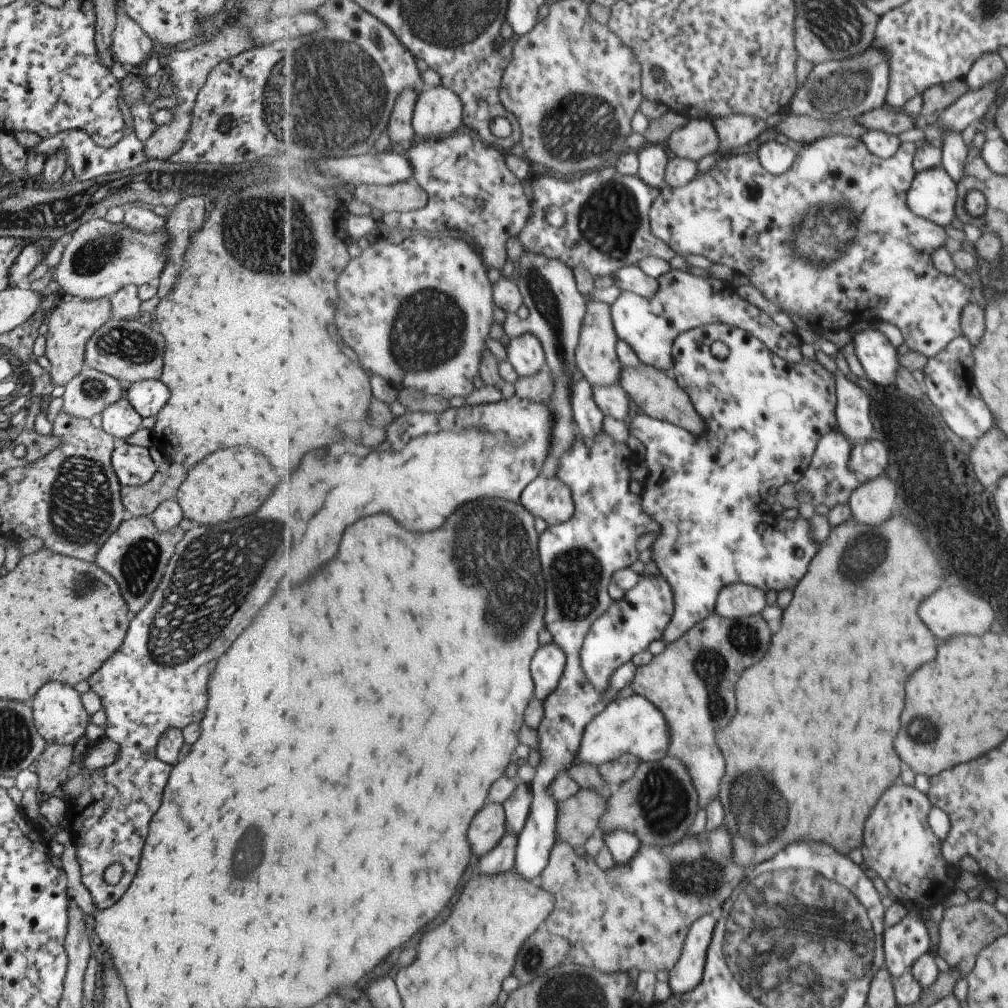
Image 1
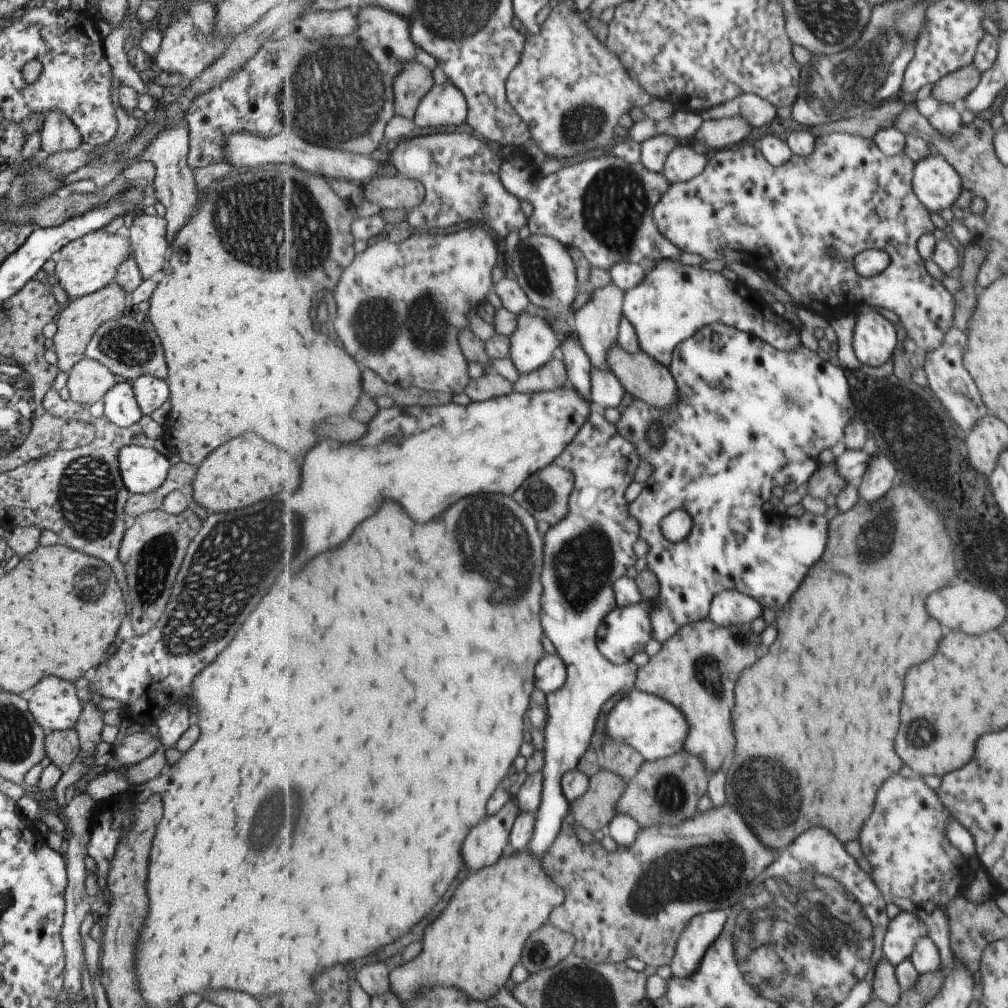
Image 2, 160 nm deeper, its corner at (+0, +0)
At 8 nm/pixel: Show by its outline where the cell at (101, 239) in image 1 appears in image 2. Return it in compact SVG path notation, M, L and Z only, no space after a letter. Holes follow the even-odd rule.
M103 229L73 239L58 251L59 258L55 262L51 279L53 284L61 286L68 300L91 294L109 284L114 280L117 265L131 253L129 238L123 230L112 235Z

